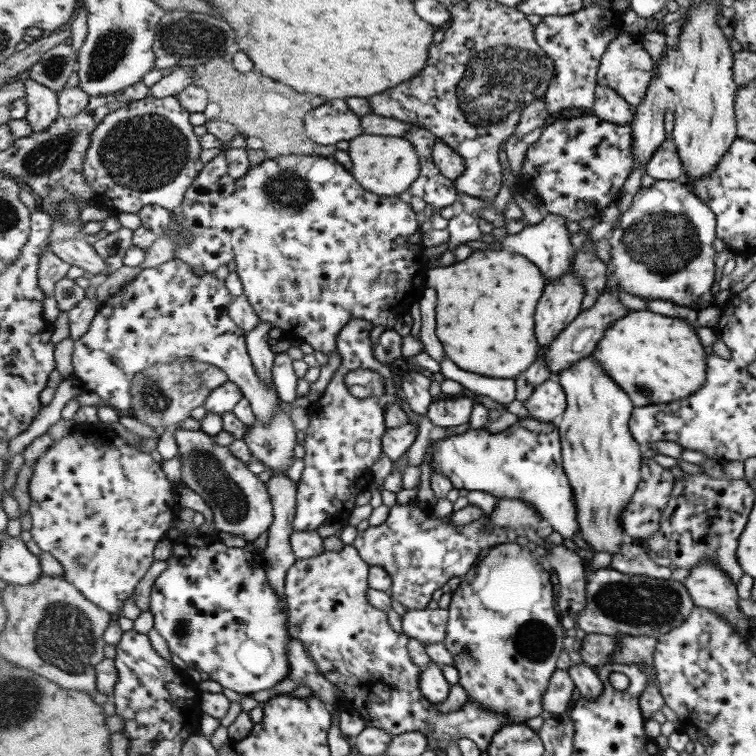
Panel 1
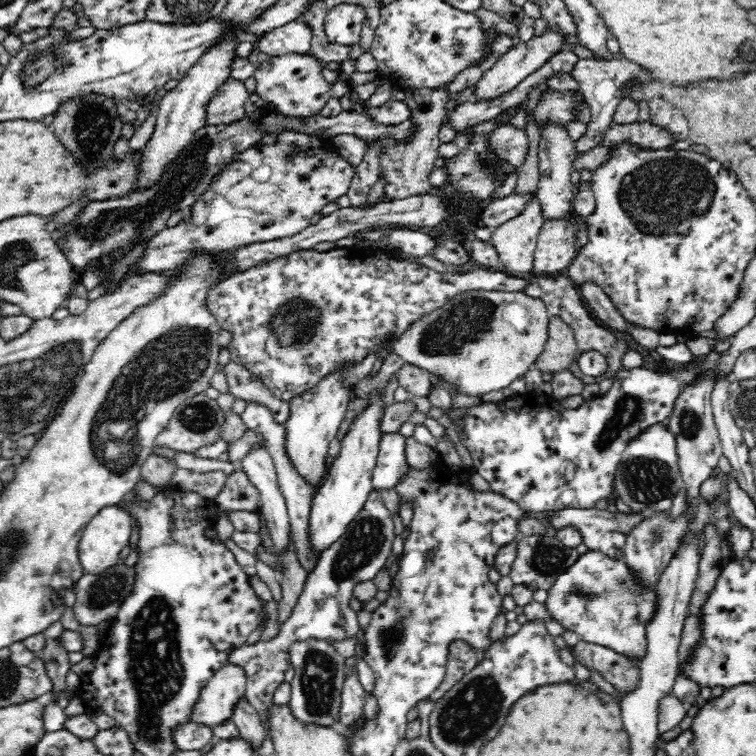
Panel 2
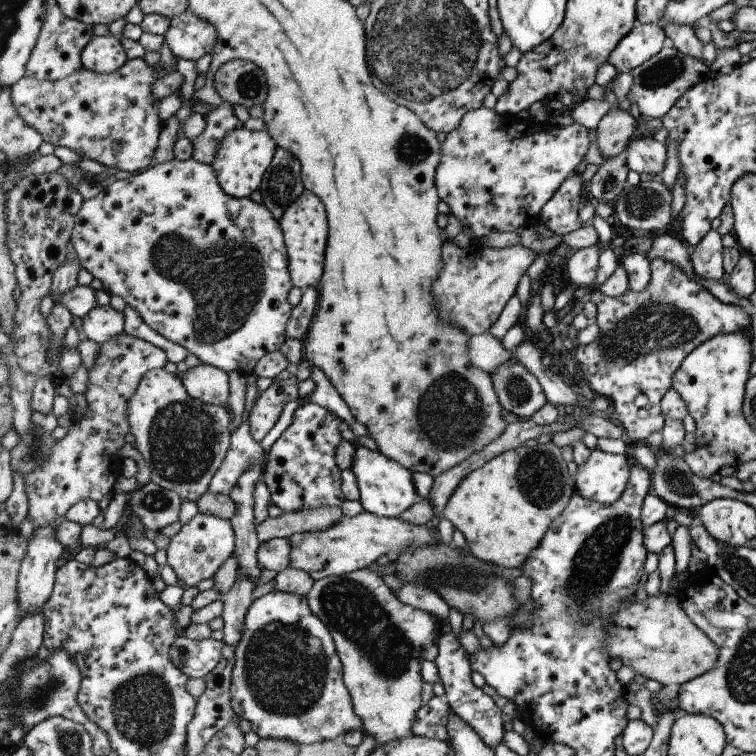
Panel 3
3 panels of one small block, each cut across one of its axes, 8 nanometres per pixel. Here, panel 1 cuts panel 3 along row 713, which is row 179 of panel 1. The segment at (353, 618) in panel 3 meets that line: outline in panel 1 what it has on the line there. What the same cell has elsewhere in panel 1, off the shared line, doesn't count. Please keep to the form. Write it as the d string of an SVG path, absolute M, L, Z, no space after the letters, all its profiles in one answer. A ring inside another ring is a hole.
M363 133L349 142L353 160L353 170L358 184L368 192L378 196L399 197L403 192L410 191L412 185L421 176L422 164L418 150L411 140L402 136L381 136Z

